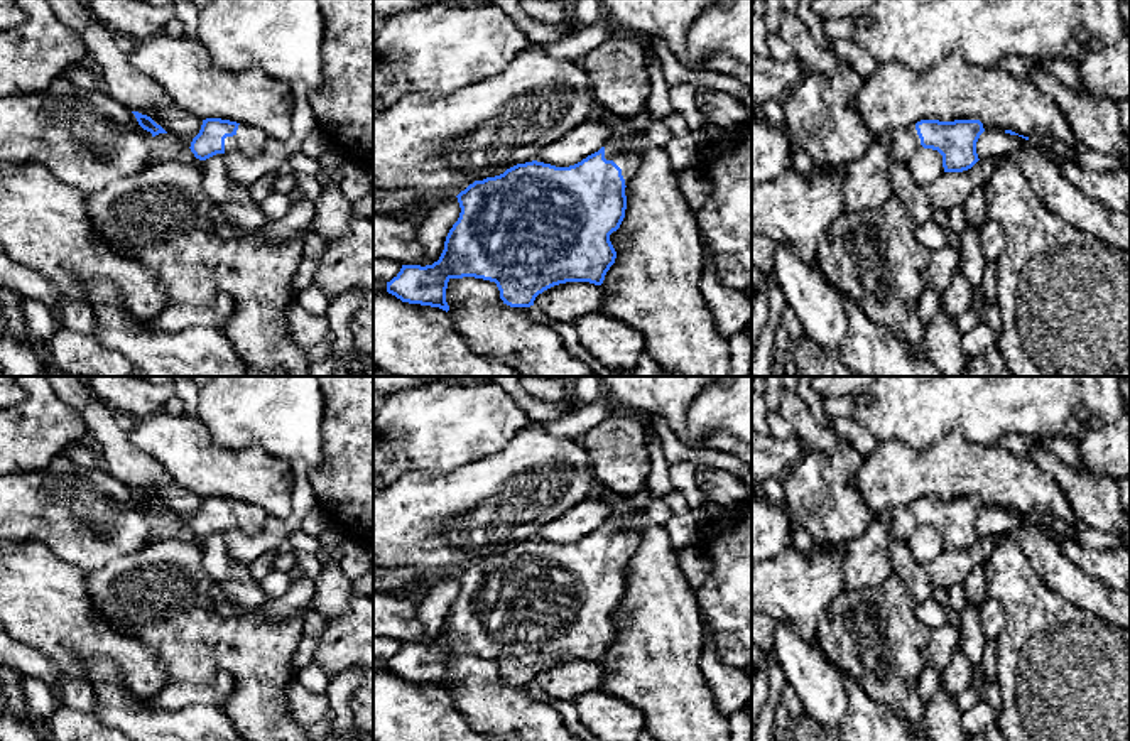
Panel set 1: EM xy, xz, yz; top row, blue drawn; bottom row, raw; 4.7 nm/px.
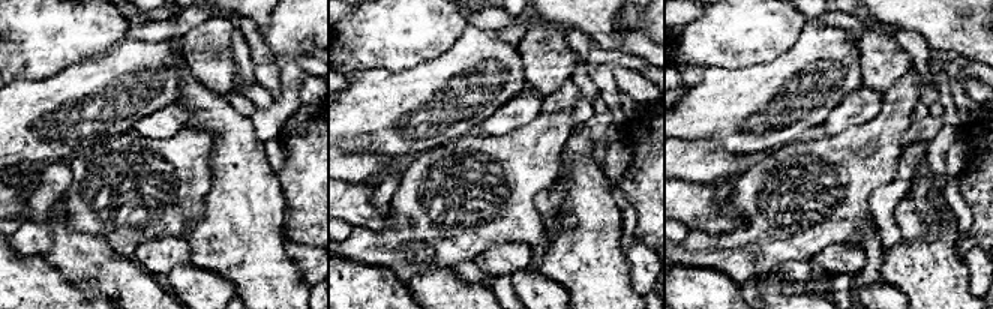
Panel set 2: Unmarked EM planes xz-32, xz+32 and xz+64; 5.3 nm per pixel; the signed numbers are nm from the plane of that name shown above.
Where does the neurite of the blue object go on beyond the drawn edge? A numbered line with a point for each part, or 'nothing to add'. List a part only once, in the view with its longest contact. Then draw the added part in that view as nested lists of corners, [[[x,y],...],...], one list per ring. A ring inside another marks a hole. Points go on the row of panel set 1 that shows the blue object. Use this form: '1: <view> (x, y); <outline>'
1: xz (624, 157); [[[606,142],[603,147],[605,159],[613,160],[622,169],[622,176],[627,186],[638,167],[638,155],[633,152],[633,149],[628,149],[618,142]]]

